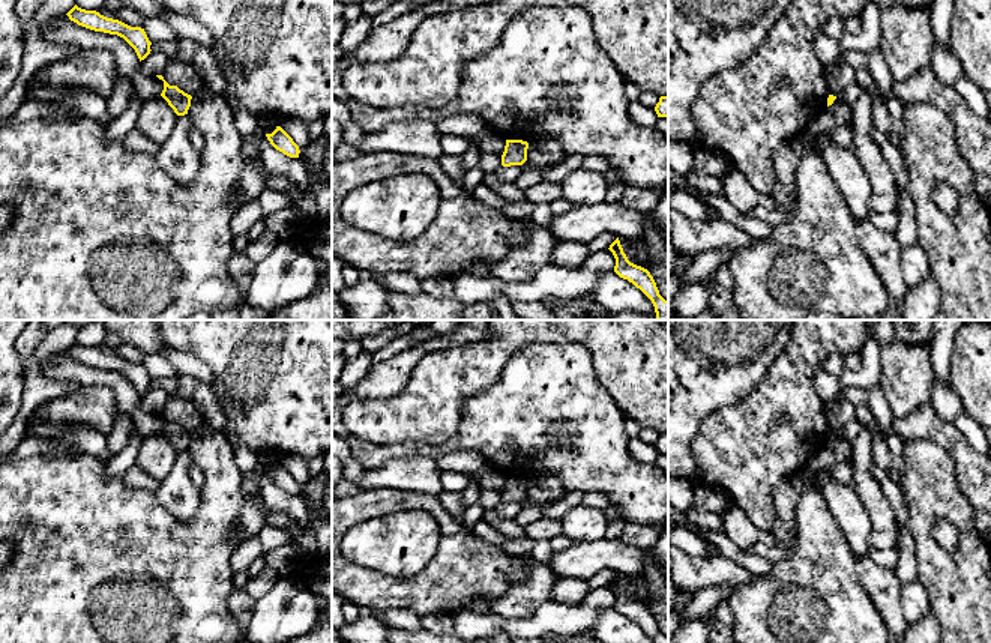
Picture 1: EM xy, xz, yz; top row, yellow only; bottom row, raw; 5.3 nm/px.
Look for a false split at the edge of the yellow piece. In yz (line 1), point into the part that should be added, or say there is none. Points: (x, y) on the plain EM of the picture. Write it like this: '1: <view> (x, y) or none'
1: none

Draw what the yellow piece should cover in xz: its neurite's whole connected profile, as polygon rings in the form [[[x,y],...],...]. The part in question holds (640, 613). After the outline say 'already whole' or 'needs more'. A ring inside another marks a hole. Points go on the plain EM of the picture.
[[[619,574],[610,581],[608,586],[613,589],[616,595],[614,608],[620,614],[628,616],[637,625],[640,625],[652,637],[653,643],[668,643],[668,637],[665,637],[659,631],[659,626],[650,608],[628,596],[626,590],[623,589]]]; already whole

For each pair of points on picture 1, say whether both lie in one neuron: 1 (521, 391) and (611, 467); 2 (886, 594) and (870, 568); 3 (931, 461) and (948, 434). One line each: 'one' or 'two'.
1: one
2: one
3: two

